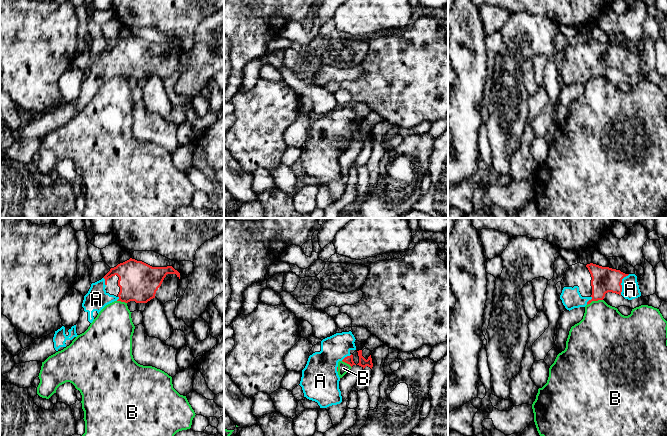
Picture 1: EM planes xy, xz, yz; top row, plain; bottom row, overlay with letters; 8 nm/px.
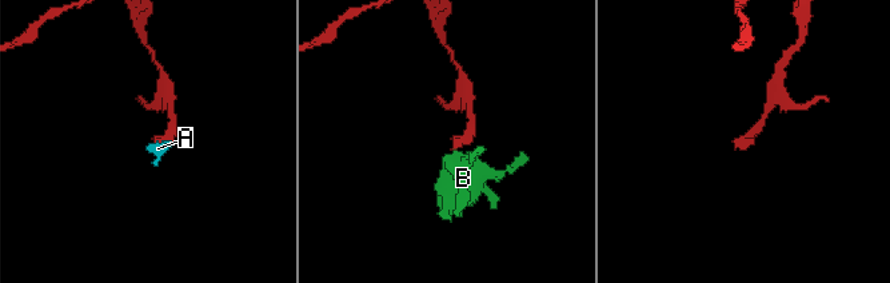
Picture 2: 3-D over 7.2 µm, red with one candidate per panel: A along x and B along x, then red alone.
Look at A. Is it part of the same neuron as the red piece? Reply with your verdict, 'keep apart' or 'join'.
join

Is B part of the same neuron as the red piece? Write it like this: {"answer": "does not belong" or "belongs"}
{"answer": "does not belong"}

